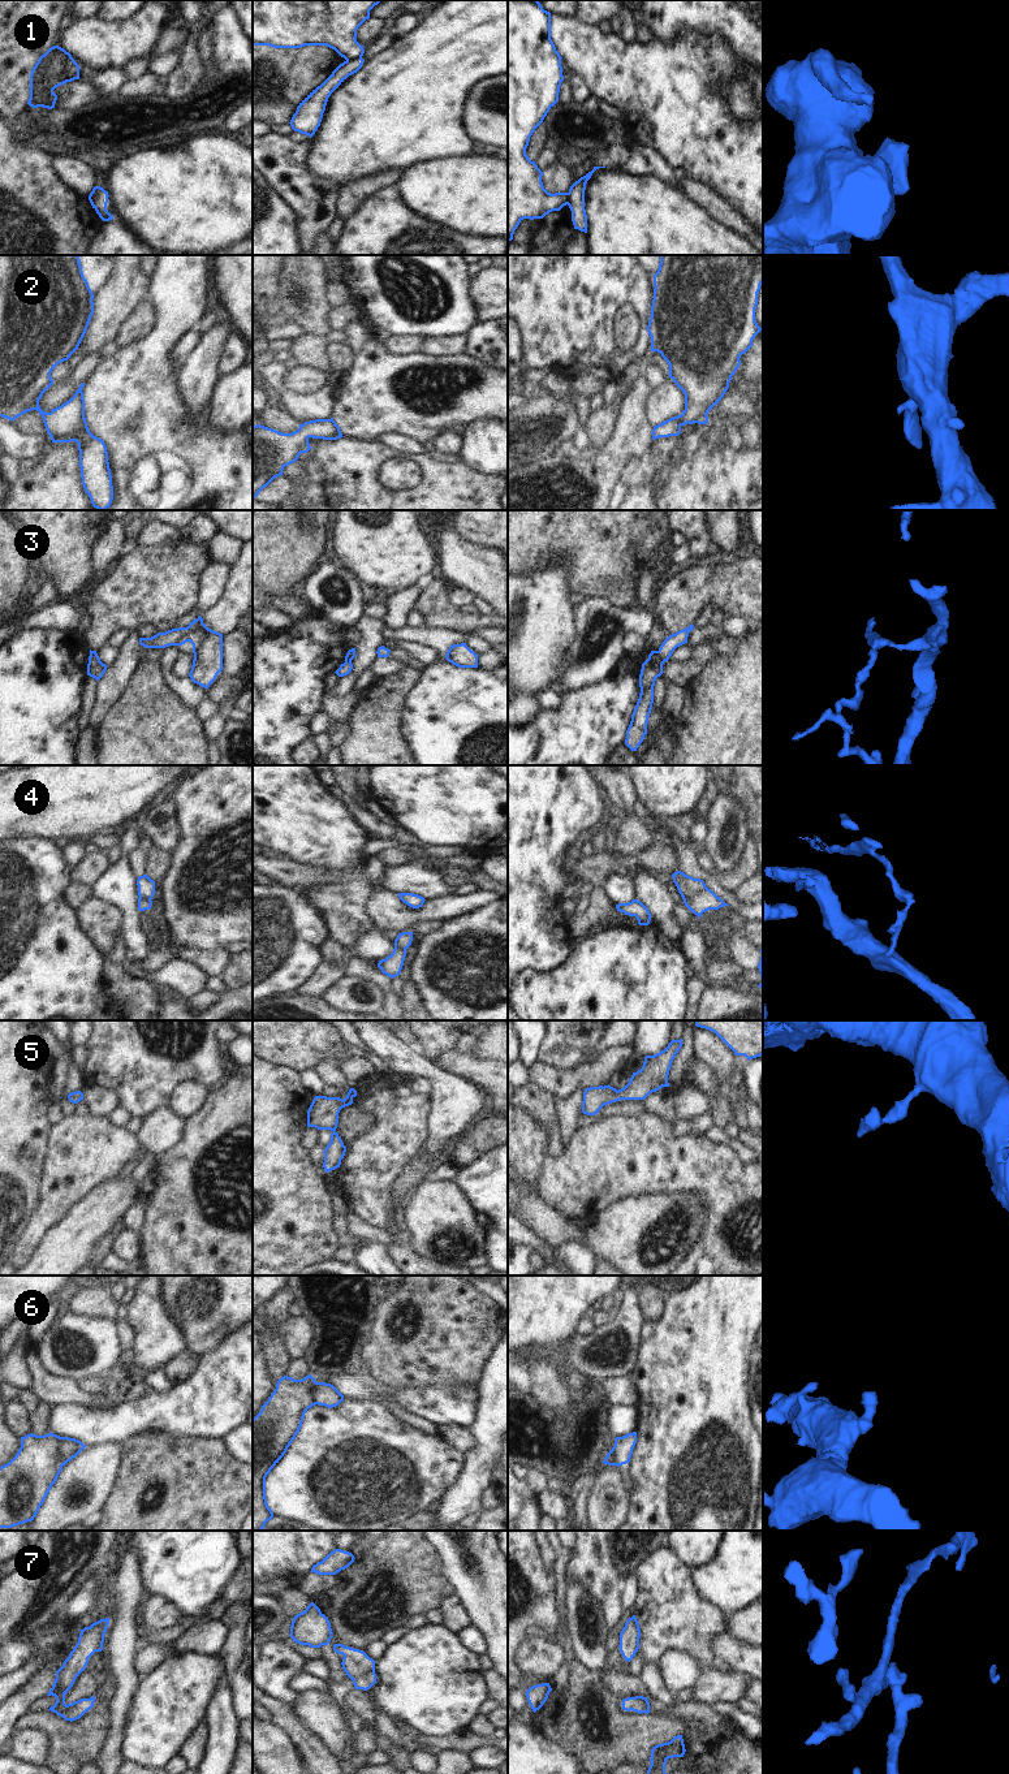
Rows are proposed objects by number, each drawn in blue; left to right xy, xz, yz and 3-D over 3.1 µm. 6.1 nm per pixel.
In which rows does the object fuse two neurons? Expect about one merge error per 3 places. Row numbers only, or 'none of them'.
1, 3, 4, 6

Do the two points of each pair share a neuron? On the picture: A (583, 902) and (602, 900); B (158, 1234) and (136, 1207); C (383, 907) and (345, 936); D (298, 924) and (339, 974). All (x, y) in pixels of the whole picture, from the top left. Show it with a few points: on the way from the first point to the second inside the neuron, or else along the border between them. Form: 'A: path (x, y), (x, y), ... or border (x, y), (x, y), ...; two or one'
A: border (590, 896), (587, 907), (576, 913); two
B: border (143, 1198), (143, 1220), (138, 1231); two
C: border (374, 892), (370, 900), (370, 914), (378, 926); two
D: border (324, 961), (305, 985); two

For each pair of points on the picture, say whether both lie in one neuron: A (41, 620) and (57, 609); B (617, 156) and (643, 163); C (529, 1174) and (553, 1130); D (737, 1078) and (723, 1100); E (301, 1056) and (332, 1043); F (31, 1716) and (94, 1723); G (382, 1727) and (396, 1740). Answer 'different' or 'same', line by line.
A: same
B: different
C: different
D: same
E: same
F: same
G: same

